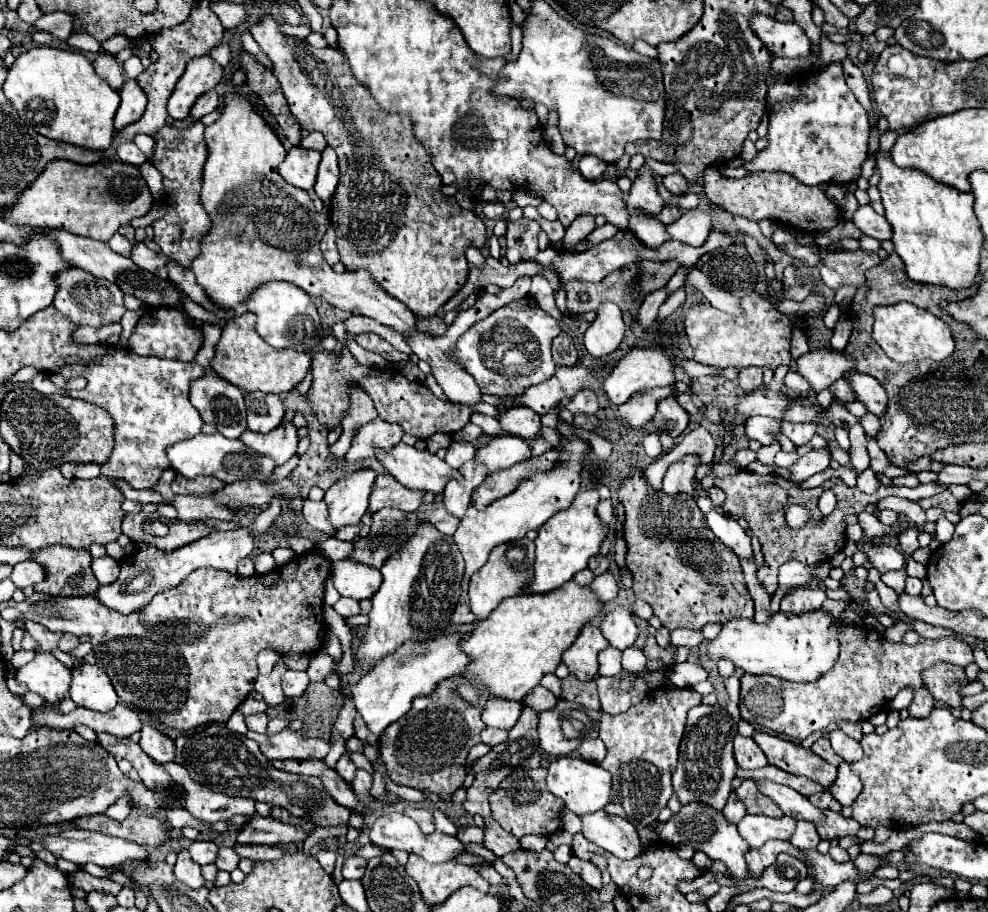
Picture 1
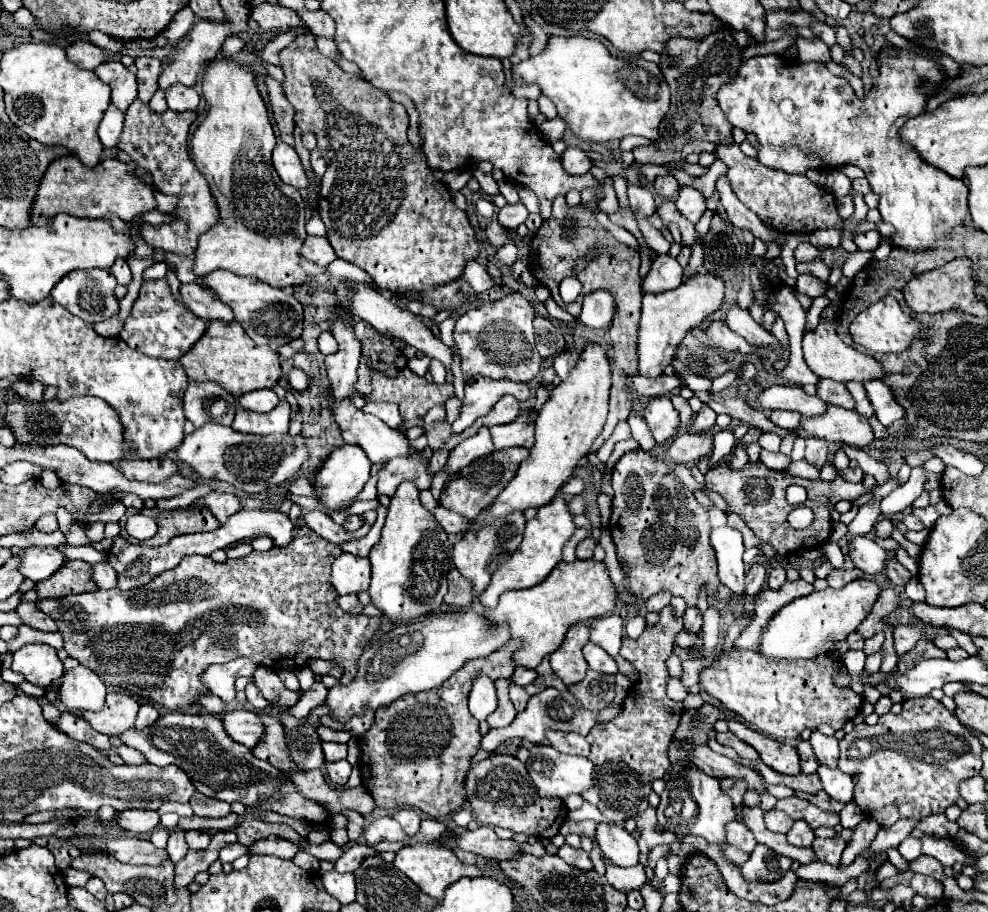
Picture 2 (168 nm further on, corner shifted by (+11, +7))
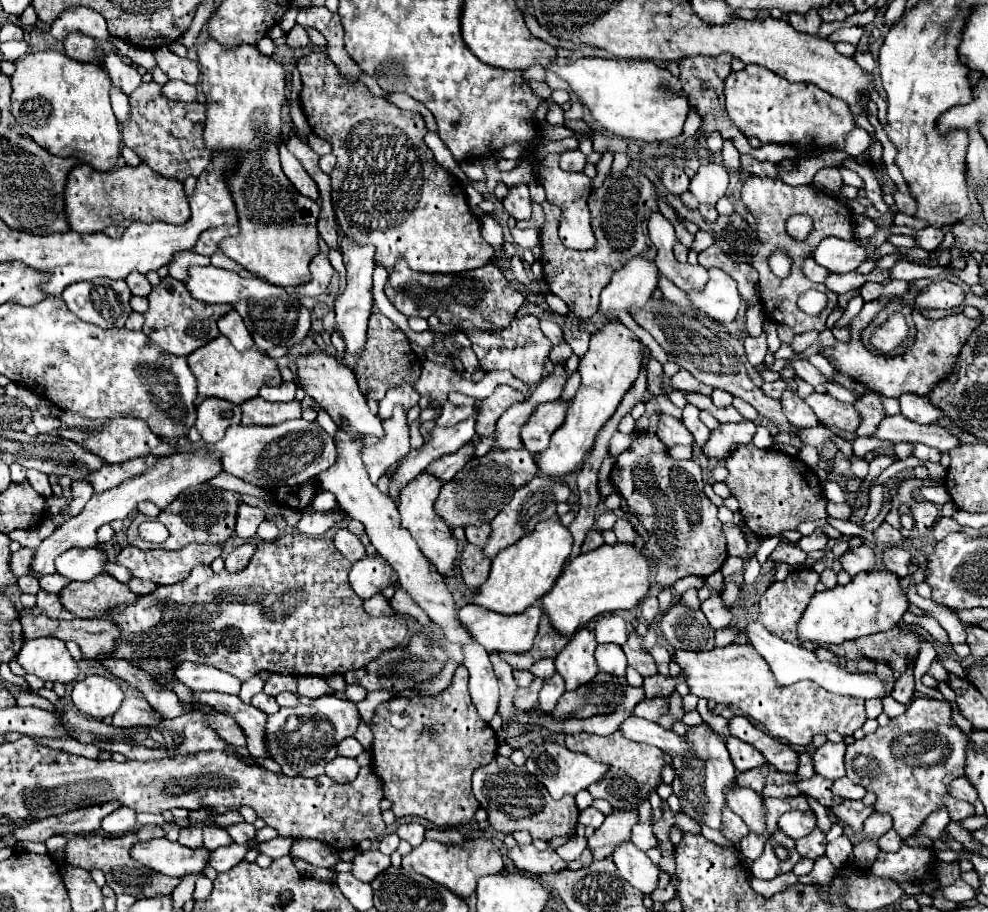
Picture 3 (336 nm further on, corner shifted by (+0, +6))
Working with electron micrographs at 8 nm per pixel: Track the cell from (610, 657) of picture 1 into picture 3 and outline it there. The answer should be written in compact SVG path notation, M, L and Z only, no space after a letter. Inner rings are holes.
M605 643L605 645L597 645L595 651L595 659L601 671L605 673L613 673L617 677L625 675L625 667L627 667L627 659L621 647L613 645L613 643Z

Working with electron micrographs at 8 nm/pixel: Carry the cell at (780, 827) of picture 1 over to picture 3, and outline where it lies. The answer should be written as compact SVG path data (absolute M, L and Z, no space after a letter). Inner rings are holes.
M789 811L779 819L779 829L783 829L793 839L801 839L815 829L815 815L813 811Z

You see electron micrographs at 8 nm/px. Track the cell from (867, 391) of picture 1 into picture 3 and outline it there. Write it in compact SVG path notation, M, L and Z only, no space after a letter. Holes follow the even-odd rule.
M909 393L909 395L901 395L899 401L901 401L901 413L915 423L937 423L945 417L945 413L941 413L941 409L931 405L927 397Z

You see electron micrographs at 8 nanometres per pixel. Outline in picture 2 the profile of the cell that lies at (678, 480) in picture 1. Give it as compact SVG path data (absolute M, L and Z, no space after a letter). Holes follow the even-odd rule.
M680 434L672 440L666 450L666 460L678 462L698 462L702 456L712 454L712 438L706 434Z

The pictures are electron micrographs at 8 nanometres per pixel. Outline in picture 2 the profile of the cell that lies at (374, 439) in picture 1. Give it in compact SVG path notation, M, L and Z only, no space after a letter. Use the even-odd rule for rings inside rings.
M366 404L362 408L366 414L374 414L374 416L380 416L380 420L384 424L388 424L390 428L398 428L402 424L402 416L398 412L398 406L396 404Z

